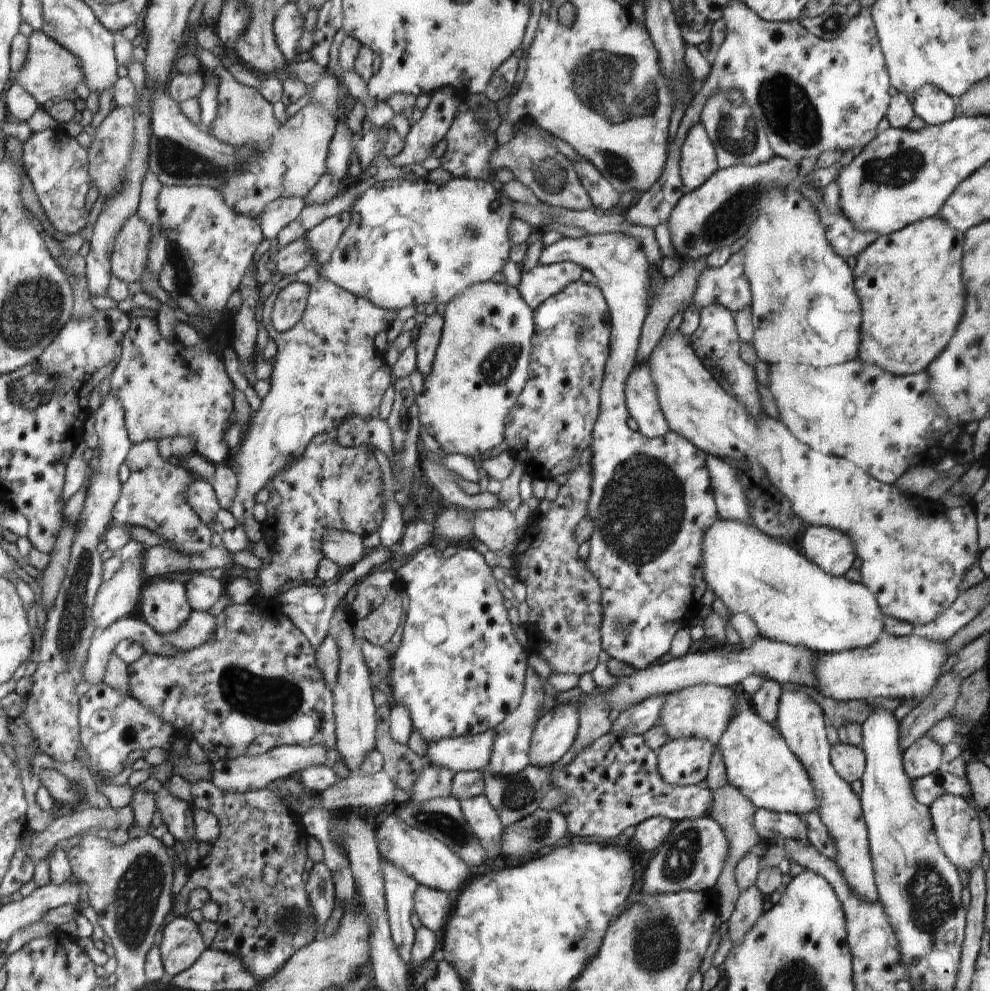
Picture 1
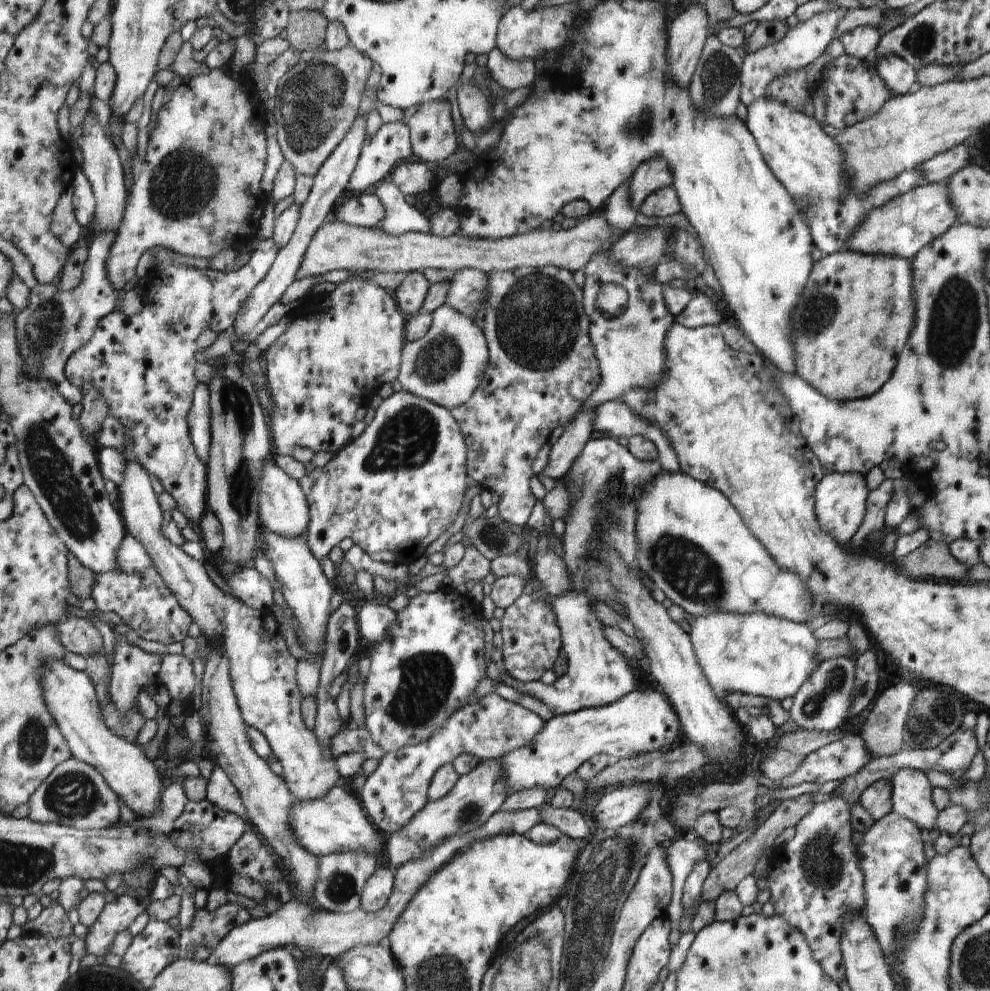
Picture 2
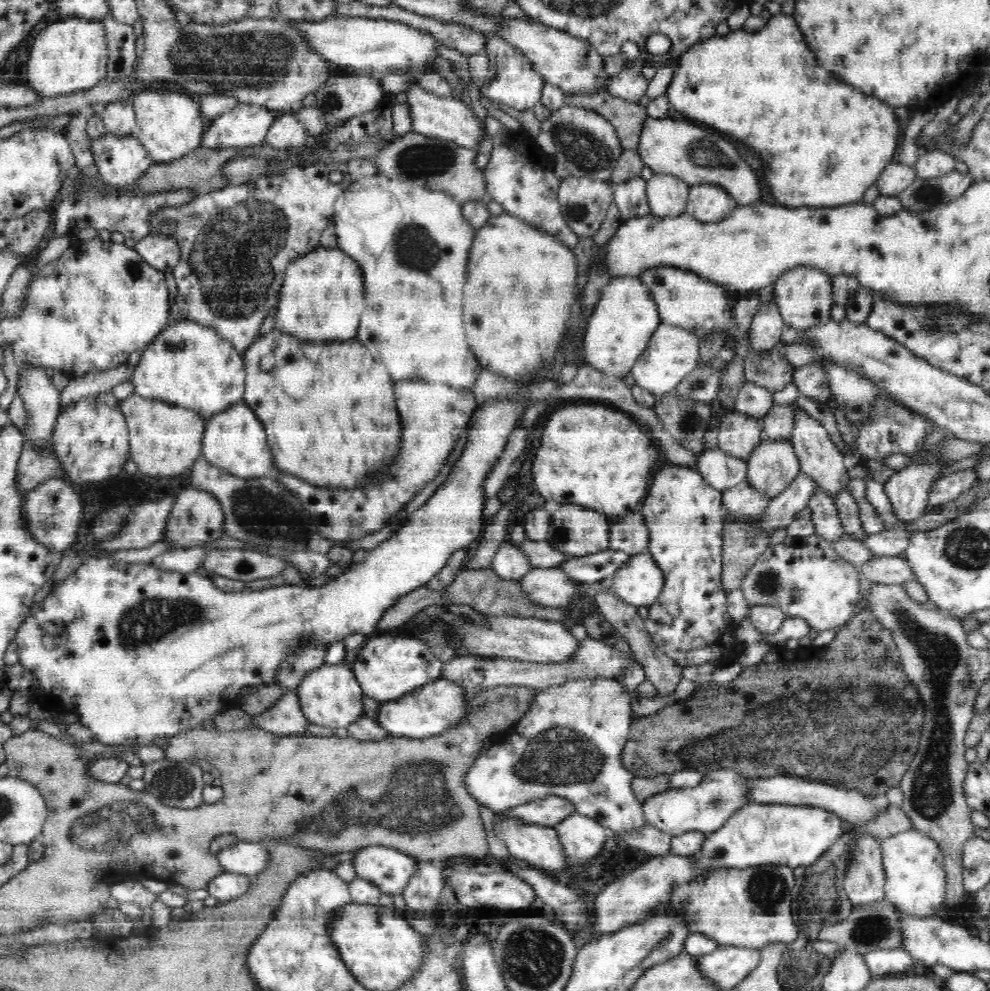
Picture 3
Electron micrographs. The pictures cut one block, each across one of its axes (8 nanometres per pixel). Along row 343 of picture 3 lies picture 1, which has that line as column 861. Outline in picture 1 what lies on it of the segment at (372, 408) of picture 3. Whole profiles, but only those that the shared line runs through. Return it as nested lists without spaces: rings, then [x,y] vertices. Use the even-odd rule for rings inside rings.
[[[938,215],[930,217],[924,220],[913,222],[911,225],[906,226],[904,229],[900,229],[898,232],[889,235],[879,235],[876,241],[868,246],[867,250],[858,254],[856,258],[856,266],[852,270],[854,275],[854,290],[858,294],[858,300],[860,300],[860,308],[862,308],[862,322],[860,322],[860,350],[858,350],[858,360],[864,358],[866,364],[872,364],[876,362],[882,370],[887,370],[890,374],[906,376],[907,374],[916,374],[922,371],[926,371],[928,364],[934,362],[940,352],[948,346],[950,338],[954,336],[962,316],[964,316],[964,304],[966,304],[966,288],[962,284],[962,256],[964,256],[964,234],[959,230],[954,230],[951,226],[948,226],[947,222],[944,222],[943,218]]]

